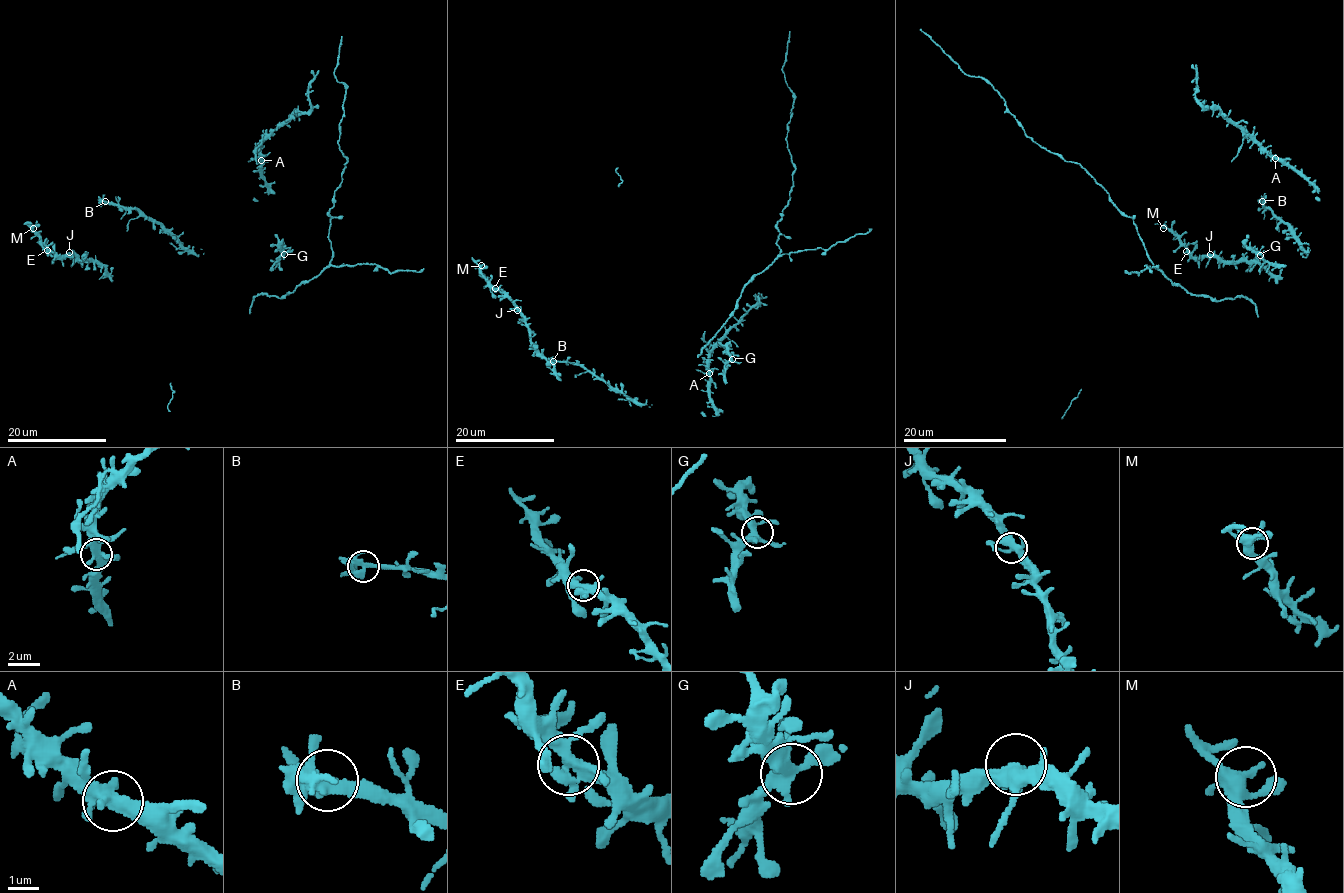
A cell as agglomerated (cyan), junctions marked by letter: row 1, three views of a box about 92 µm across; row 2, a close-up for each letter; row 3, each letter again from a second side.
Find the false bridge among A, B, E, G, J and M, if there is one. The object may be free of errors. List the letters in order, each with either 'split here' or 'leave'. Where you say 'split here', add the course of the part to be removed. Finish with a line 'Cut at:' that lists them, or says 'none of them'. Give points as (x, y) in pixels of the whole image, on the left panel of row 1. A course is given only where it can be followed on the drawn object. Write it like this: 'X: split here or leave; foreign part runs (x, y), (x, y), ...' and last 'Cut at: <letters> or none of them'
A: leave
B: leave
E: leave
G: leave
J: leave
M: leave
Cut at: none of them

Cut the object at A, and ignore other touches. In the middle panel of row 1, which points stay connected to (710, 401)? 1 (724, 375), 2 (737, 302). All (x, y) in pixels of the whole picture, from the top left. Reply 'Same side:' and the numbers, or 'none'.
Same side: 1, 2

